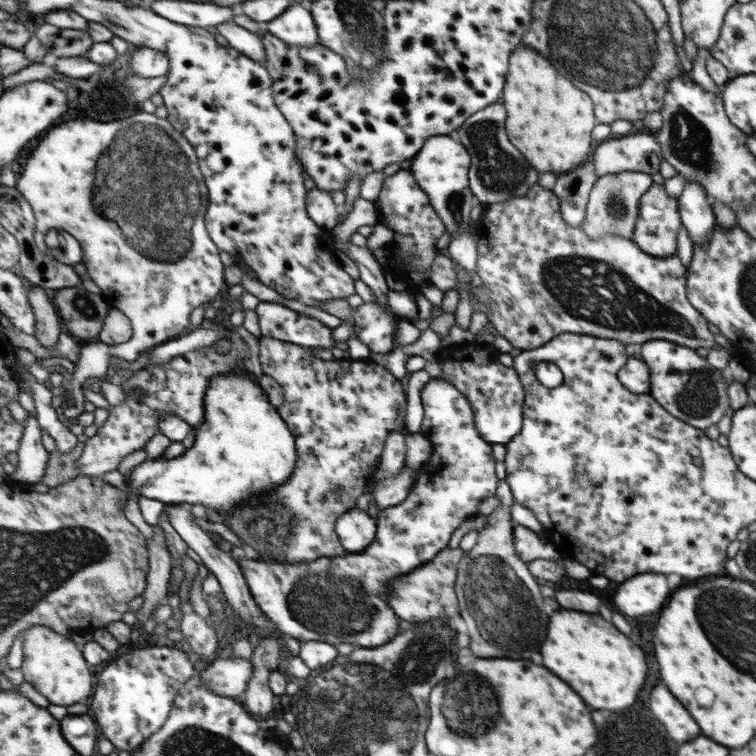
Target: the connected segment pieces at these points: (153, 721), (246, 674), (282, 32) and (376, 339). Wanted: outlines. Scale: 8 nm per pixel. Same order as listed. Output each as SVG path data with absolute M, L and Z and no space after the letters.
M154 645L135 649L122 654L98 677L99 683L95 694L88 702L90 709L101 728L102 736L106 736L117 748L134 754L140 750L152 736L166 724L168 712L173 708L176 692L194 676L194 668L185 652L165 646Z
M230 657L212 661L197 675L214 694L241 699L251 679L252 671L250 660Z
M289 6L280 16L268 22L268 31L291 45L312 48L319 43L312 13L301 6Z
M376 302L363 303L354 311L354 322L352 323L353 332L356 336L368 346L371 354L386 354L393 348L393 336L398 323L397 316L392 318L390 312Z

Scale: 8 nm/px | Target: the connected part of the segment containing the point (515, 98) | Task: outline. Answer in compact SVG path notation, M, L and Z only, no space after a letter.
M523 44L516 50L512 74L508 74L508 94L504 94L502 104L508 106L508 134L512 134L512 142L528 154L528 162L537 171L562 175L578 168L593 152L590 132L596 119L590 96L578 90L531 46Z

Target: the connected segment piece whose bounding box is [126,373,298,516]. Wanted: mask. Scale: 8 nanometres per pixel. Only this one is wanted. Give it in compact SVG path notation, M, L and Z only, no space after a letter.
M250 373L221 374L212 377L210 383L206 396L206 416L194 430L192 447L175 459L146 459L132 470L126 484L139 496L165 504L185 504L189 507L202 504L224 516L232 509L244 509L245 502L254 507L261 496L286 482L298 464L298 445L282 414L276 412L277 406L268 402L268 396L260 388L256 377Z

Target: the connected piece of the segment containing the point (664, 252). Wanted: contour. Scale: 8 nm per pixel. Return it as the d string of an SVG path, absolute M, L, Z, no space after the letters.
M664 185L651 187L648 194L643 194L644 206L639 206L640 226L635 226L636 238L631 240L654 258L670 258L678 254L682 212L677 198L670 196Z

